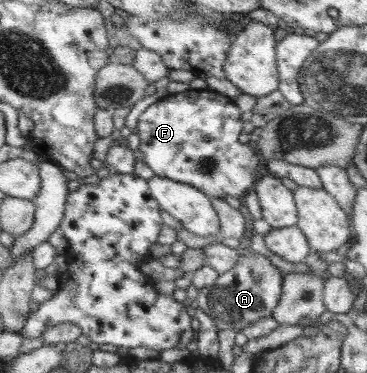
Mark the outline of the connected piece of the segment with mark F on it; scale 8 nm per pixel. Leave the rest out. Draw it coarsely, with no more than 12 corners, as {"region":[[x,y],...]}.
{"region":[[168,94],[138,118],[154,175],[242,199],[258,179],[242,109]]}

